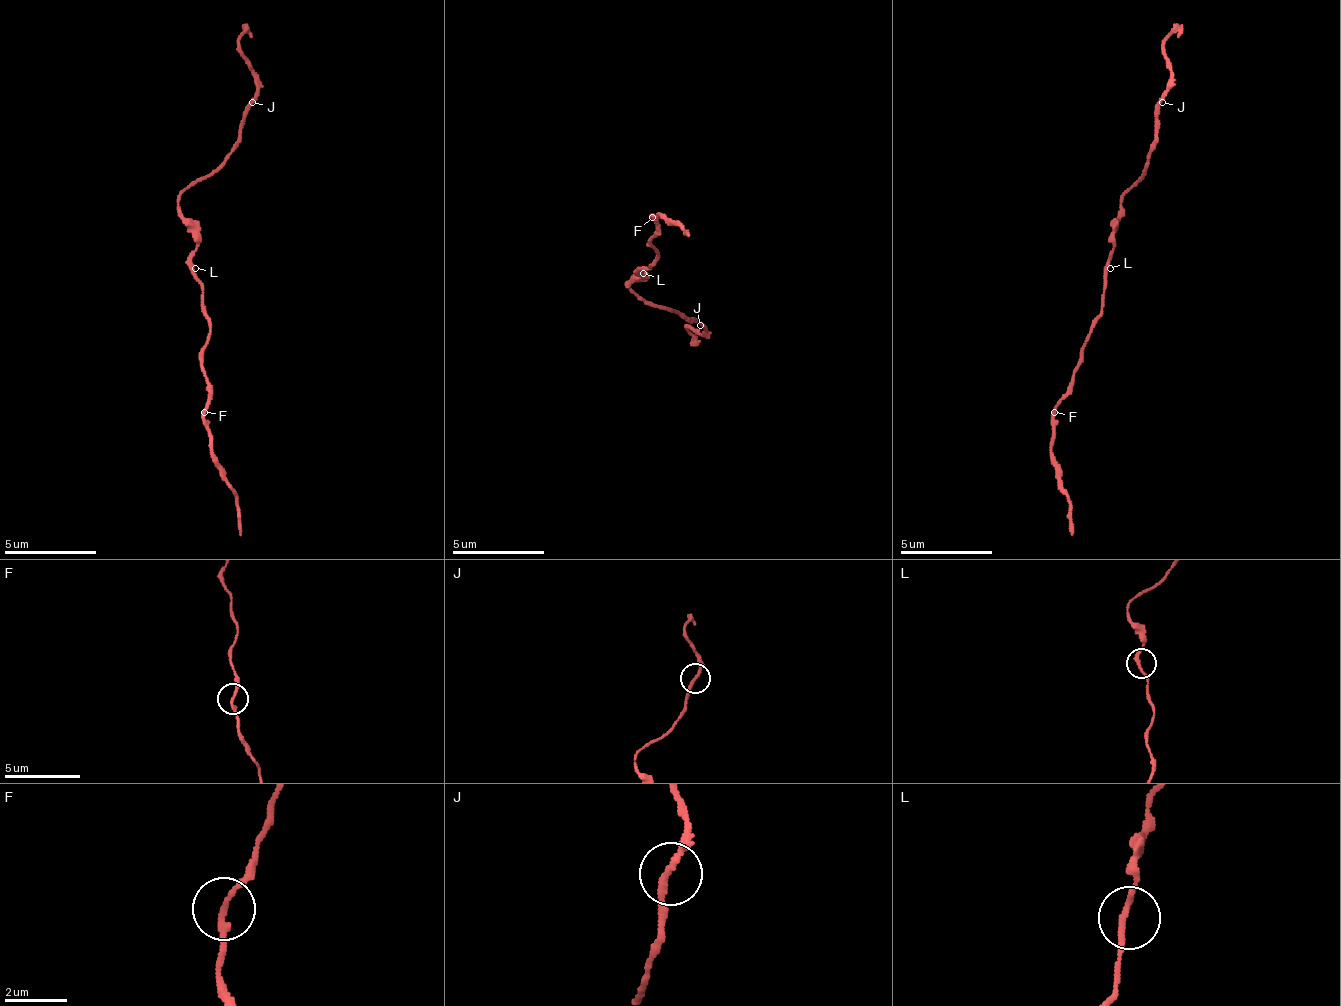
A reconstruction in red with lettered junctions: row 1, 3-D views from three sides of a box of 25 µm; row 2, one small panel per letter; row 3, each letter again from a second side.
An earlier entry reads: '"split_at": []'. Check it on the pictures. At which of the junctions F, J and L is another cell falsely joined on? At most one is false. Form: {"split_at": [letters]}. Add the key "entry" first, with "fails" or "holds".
{"entry": "holds", "split_at": []}

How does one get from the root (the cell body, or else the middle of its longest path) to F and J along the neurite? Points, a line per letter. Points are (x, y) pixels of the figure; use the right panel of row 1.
F: (1110, 268), (1105, 273), (1105, 305), (1100, 310), (1100, 319), (1072, 374), (1072, 388), (1054, 412)
J: (1110, 268), (1110, 249), (1114, 245), (1114, 217), (1147, 166), (1147, 152), (1156, 138), (1156, 106), (1161, 101)

